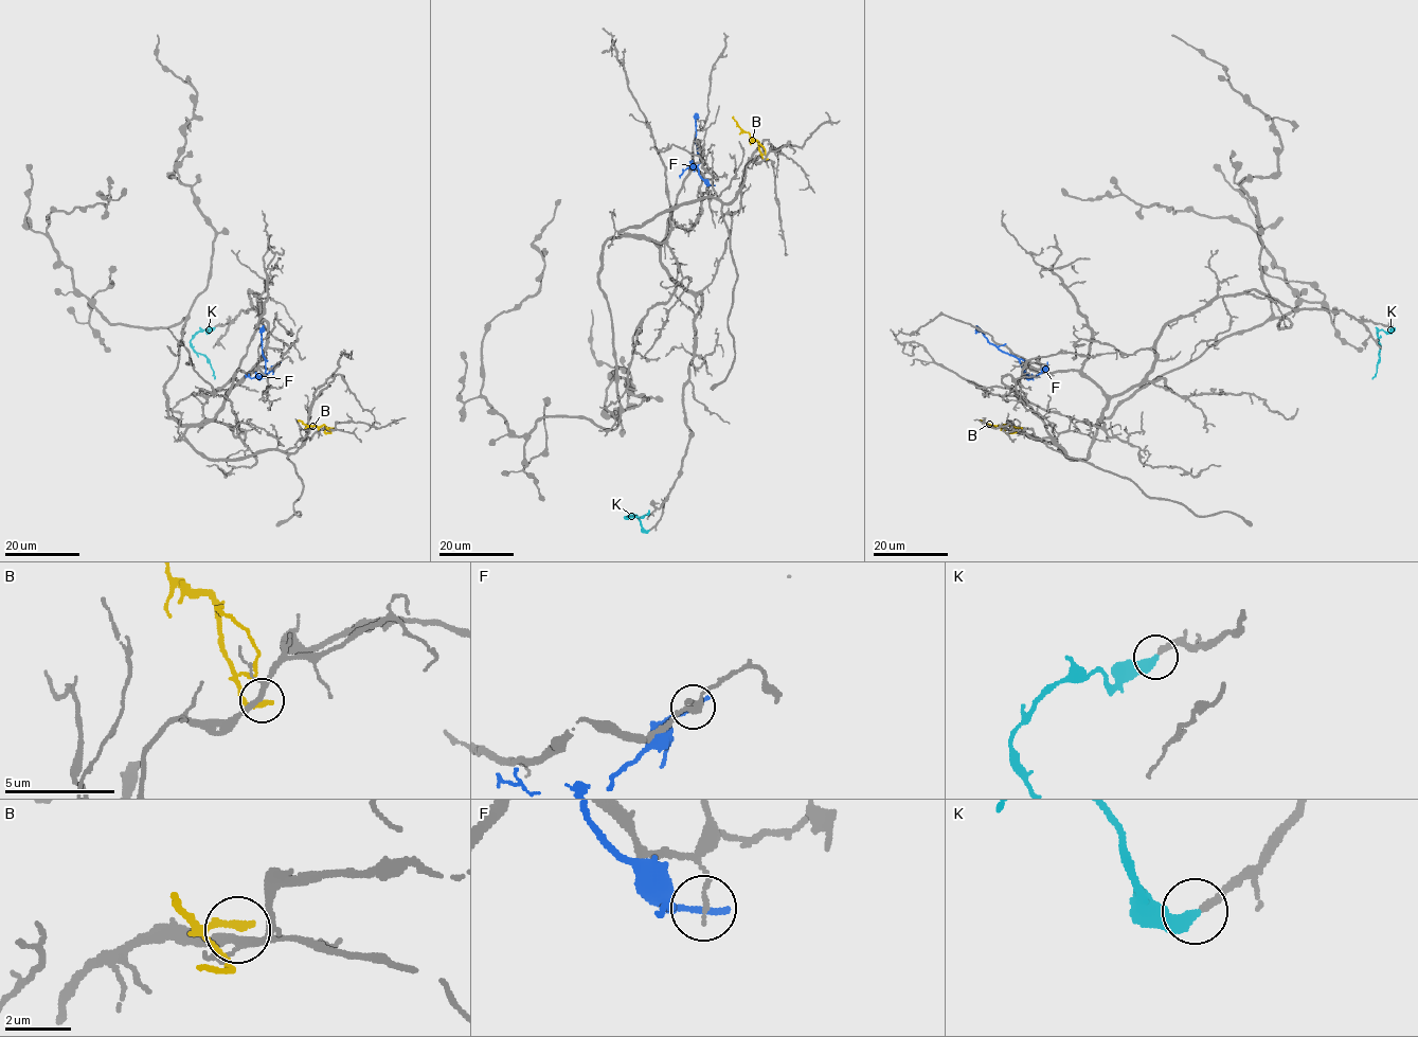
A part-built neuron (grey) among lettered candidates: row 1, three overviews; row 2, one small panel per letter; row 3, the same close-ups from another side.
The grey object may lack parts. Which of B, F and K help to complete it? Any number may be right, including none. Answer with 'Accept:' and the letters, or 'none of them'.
Accept: K

